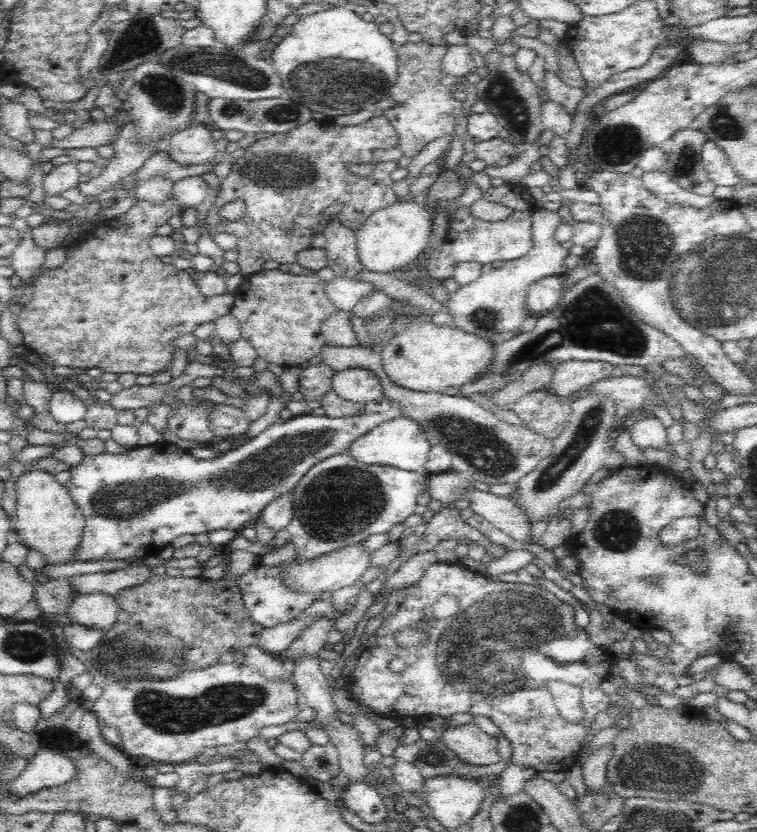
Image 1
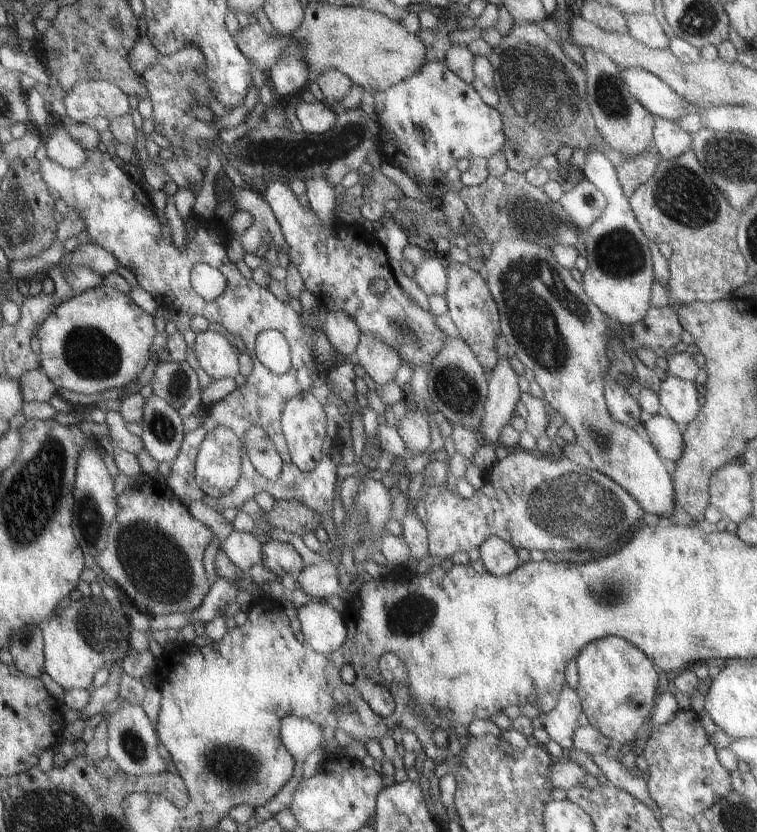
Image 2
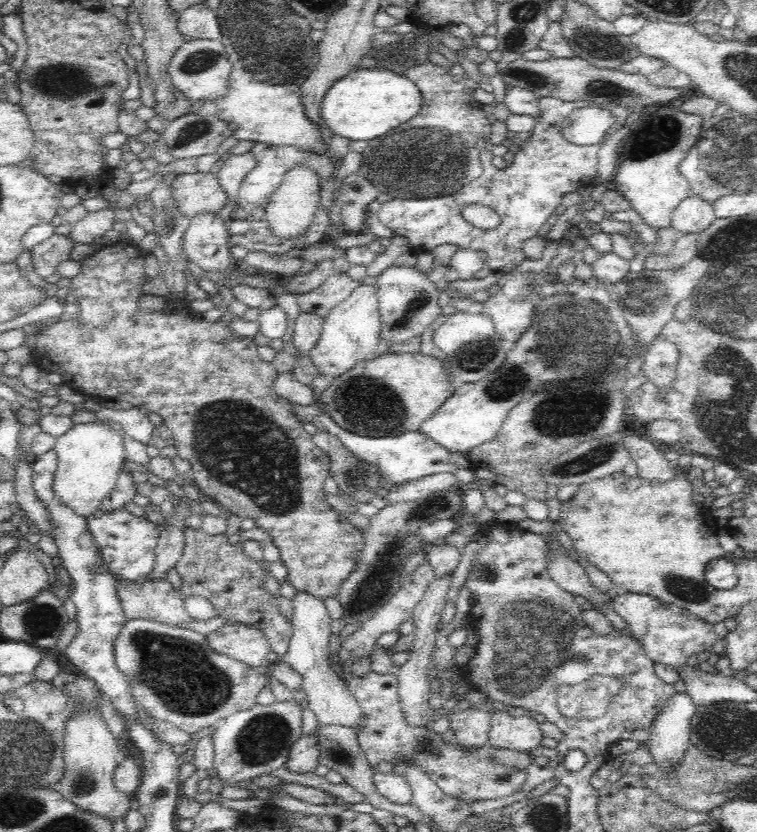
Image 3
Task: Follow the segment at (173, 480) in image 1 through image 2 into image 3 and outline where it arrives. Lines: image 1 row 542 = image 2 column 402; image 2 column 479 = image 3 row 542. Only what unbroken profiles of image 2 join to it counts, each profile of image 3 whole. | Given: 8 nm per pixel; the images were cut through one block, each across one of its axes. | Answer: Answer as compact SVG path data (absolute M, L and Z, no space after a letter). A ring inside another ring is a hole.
M96 510L94 514L88 516L88 528L96 542L102 548L102 556L110 570L116 574L118 580L136 584L148 580L150 572L154 570L156 562L156 546L158 546L158 526L150 524L146 518L138 518L126 510L118 512L102 512Z

